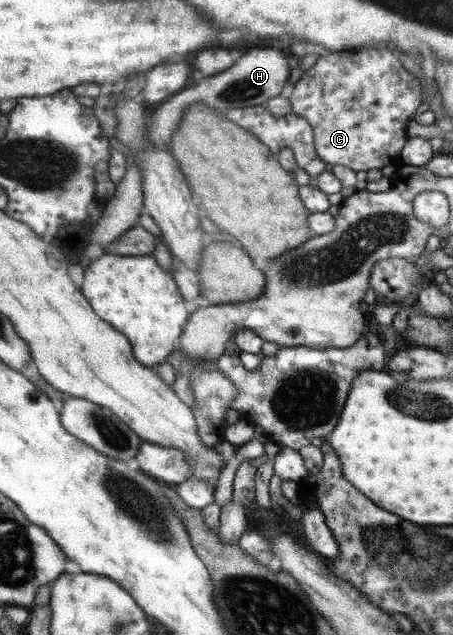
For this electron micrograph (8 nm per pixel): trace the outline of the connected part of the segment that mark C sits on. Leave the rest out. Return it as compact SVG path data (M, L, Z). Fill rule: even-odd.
M372 46L360 51L353 49L322 54L292 85L287 100L291 104L291 112L306 120L312 128L313 147L318 158L328 167L340 164L356 173L397 163L400 149L408 137L406 124L421 104L422 97L417 79L406 72L398 58L388 48Z

